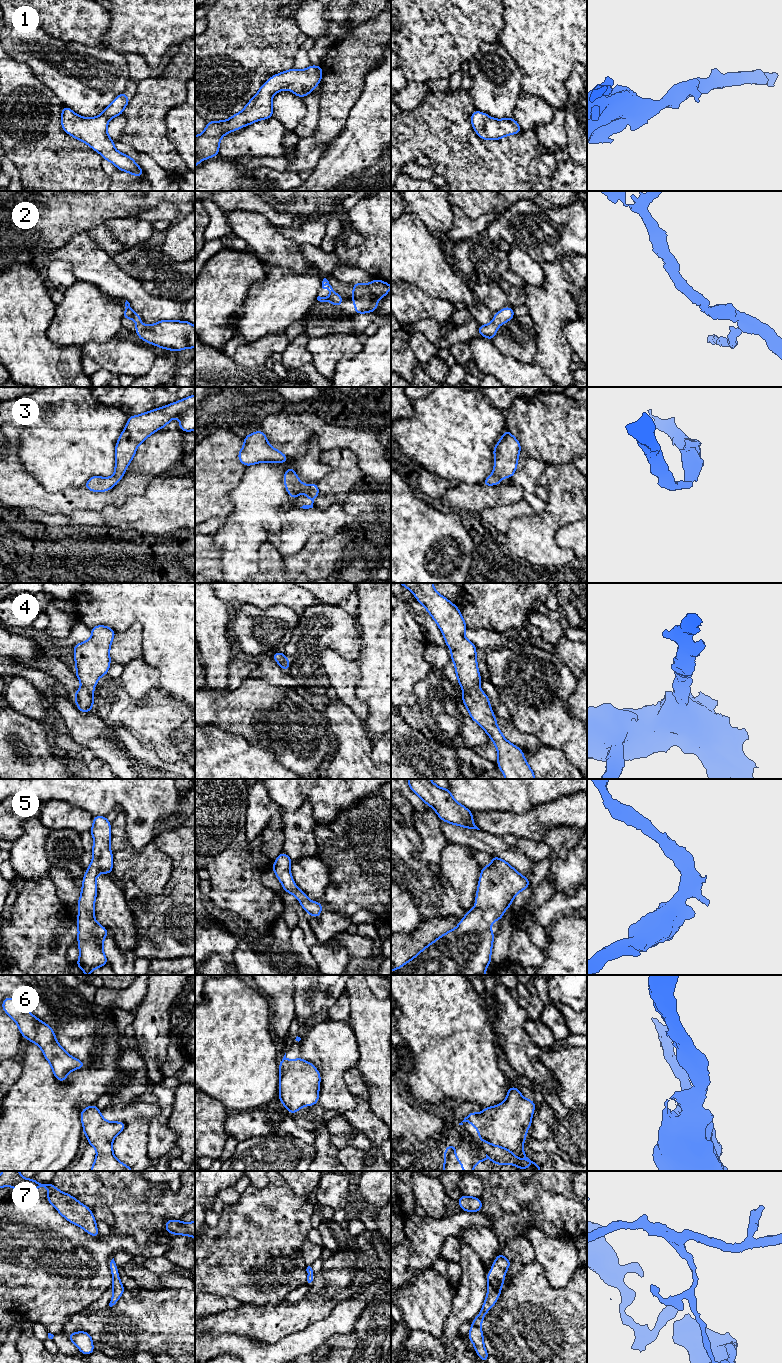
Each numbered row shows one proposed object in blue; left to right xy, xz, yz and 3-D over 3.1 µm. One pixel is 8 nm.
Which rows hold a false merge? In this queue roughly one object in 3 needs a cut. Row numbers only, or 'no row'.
no row

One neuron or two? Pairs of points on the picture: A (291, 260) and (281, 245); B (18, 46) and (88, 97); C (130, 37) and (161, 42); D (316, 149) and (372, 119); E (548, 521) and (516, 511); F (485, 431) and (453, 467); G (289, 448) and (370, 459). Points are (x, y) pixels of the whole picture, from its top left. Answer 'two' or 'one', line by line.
A: one
B: one
C: one
D: two
E: two
F: one
G: one

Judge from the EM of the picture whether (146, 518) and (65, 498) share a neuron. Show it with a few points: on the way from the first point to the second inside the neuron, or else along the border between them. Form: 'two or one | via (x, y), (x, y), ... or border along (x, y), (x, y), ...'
two | border along (126, 498), (119, 506), (81, 510)

